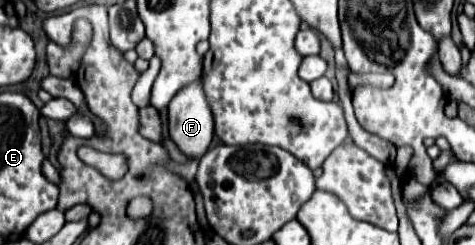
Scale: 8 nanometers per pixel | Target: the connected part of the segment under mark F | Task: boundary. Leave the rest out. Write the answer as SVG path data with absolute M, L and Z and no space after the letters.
M203 78L179 90L169 104L169 136L189 158L201 158L213 138L213 112L203 90Z

